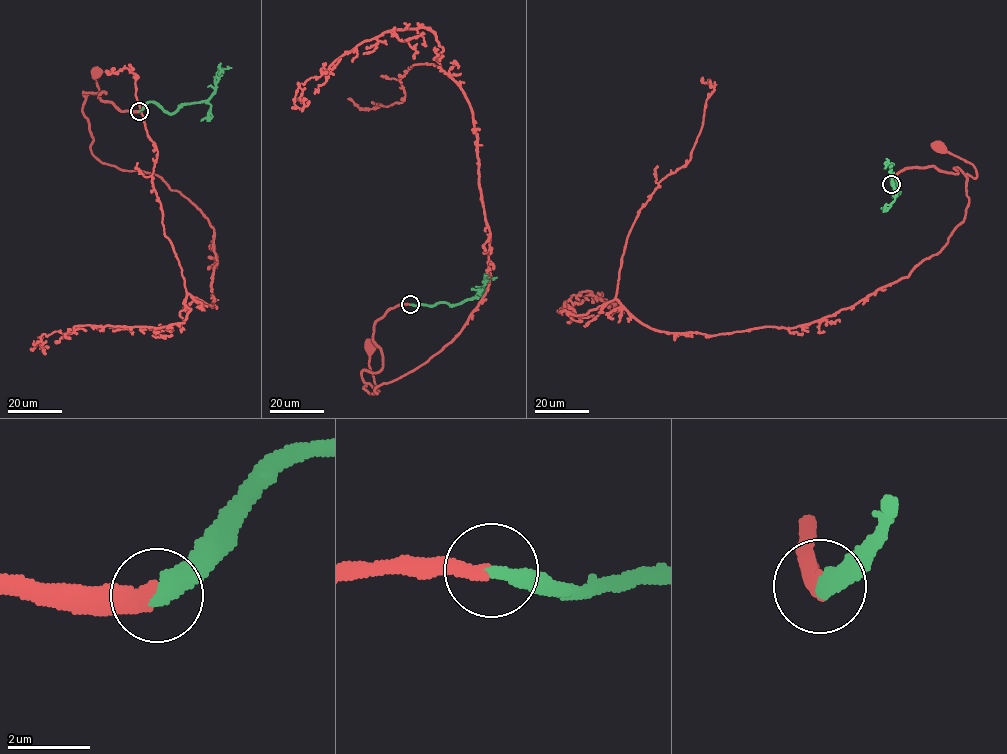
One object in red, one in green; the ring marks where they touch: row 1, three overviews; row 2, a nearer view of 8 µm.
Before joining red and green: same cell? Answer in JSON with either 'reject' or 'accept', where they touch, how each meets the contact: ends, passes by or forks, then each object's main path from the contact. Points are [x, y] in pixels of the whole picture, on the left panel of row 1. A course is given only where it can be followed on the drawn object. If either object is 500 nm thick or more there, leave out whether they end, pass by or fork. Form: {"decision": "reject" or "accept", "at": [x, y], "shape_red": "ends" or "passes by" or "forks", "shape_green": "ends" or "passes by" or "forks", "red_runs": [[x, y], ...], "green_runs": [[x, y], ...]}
{"decision": "accept", "at": [139, 111], "shape_red": "ends", "shape_green": "ends", "red_runs": [[139, 111], [120, 111], [102, 101], [98, 95], [104, 92], [82, 94], [98, 91], [93, 78], [95, 72]], "green_runs": [[139, 111], [148, 102], [156, 102], [170, 113], [183, 104], [205, 101], [215, 90], [218, 72], [231, 67]]}

